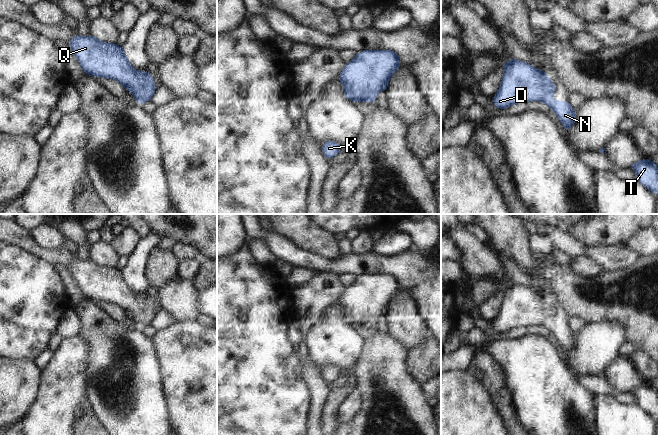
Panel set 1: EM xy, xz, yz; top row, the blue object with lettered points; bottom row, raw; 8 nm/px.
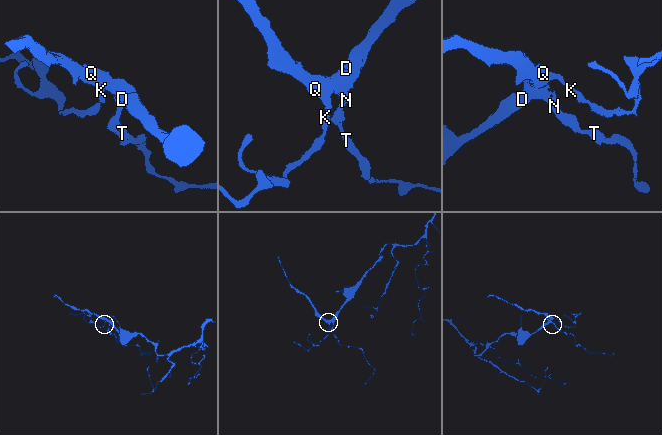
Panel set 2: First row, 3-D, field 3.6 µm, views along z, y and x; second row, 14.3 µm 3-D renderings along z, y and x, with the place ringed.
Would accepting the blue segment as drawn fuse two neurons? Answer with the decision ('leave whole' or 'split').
leave whole

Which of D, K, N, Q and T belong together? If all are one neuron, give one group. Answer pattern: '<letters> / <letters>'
D K N Q T

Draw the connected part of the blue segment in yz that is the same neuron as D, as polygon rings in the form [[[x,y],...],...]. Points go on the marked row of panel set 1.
[[[515,59],[504,63],[503,70],[501,85],[492,98],[497,109],[504,109],[523,101],[543,101],[557,114],[566,132],[570,131],[576,122],[575,110],[568,101],[551,100],[551,94],[558,88],[545,71]]]

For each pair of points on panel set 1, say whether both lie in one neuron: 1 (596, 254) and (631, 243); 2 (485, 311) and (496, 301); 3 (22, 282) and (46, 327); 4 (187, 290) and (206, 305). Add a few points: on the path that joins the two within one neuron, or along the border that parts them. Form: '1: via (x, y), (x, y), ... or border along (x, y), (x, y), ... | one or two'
1: border along (622, 242), (640, 257) | two
2: via (488, 309), (493, 304) | one
3: via (22, 293), (24, 305), (35, 316) | one
4: border along (201, 292), (199, 299), (200, 312) | two

